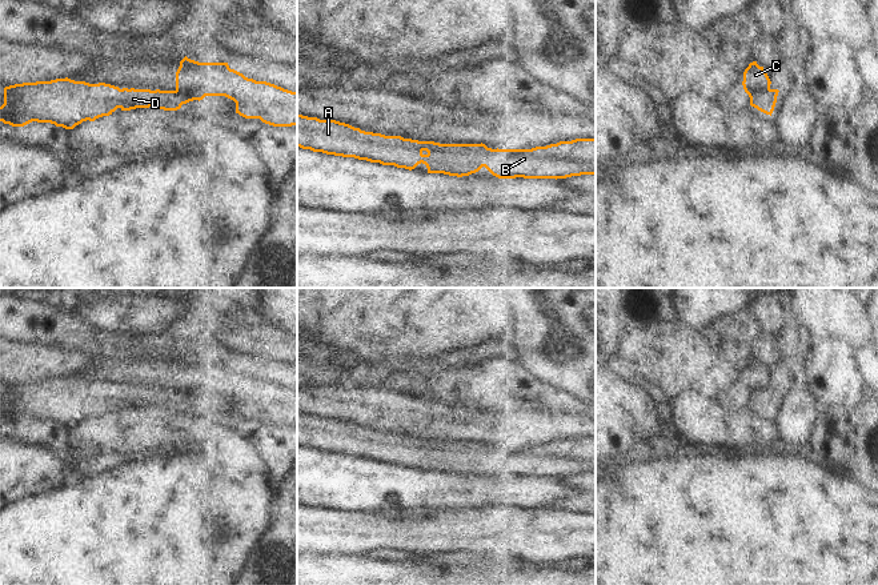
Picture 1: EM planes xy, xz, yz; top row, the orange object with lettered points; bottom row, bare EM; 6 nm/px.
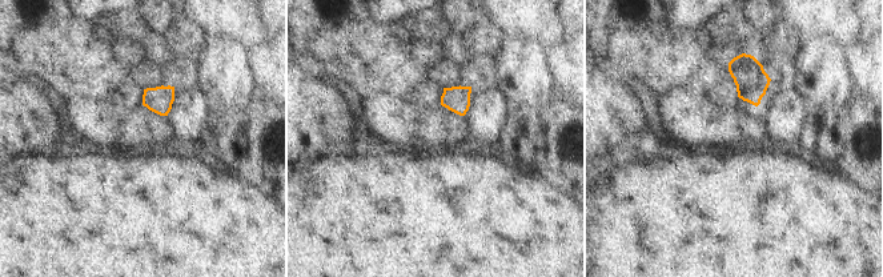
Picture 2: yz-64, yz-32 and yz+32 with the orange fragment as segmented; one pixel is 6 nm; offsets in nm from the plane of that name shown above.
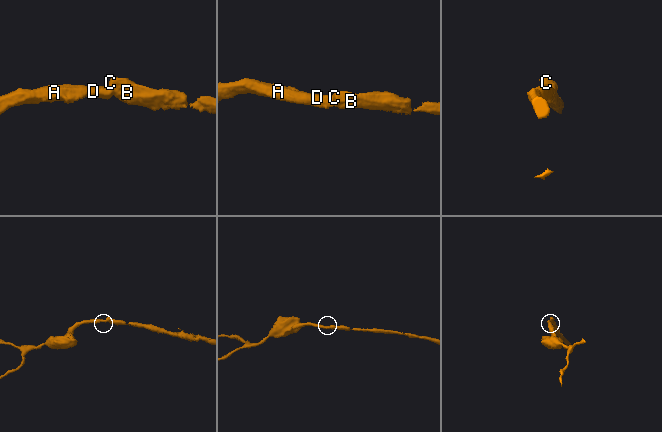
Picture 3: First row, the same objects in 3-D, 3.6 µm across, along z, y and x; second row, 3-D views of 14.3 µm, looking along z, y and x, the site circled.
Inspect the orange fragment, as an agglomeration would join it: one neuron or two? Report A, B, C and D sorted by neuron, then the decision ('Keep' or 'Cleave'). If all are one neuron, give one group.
Groups: A B C D. Keep

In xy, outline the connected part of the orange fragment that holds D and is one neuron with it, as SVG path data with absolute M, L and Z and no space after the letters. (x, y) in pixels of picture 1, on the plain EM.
M187 354L176 370L175 389L120 388L68 376L5 385L0 420L12 425L51 421L73 428L83 420L109 414L117 406L177 409L183 402L205 394L233 398L236 412L245 417L260 417L273 425L297 424L297 390L248 377L230 368L228 361L199 361Z

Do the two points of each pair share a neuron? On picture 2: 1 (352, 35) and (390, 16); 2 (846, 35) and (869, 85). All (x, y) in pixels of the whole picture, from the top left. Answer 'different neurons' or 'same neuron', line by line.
1: different neurons
2: different neurons

